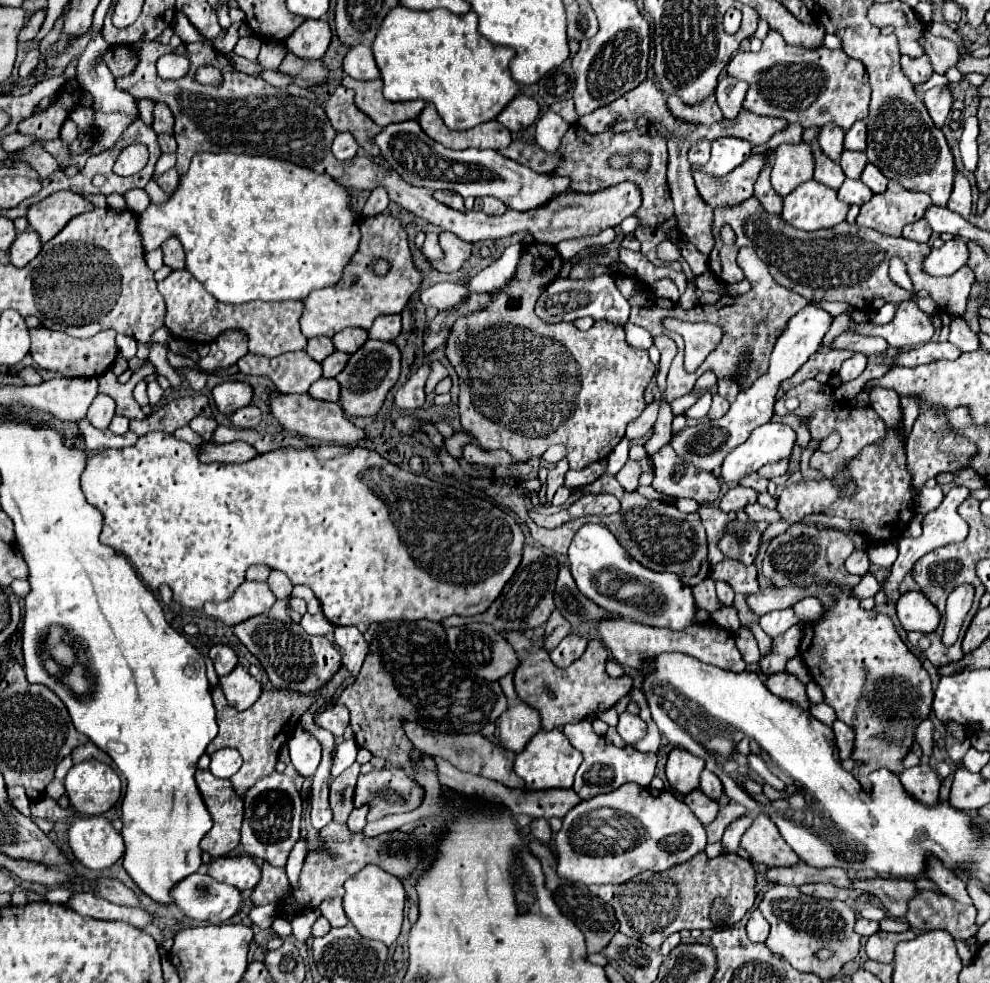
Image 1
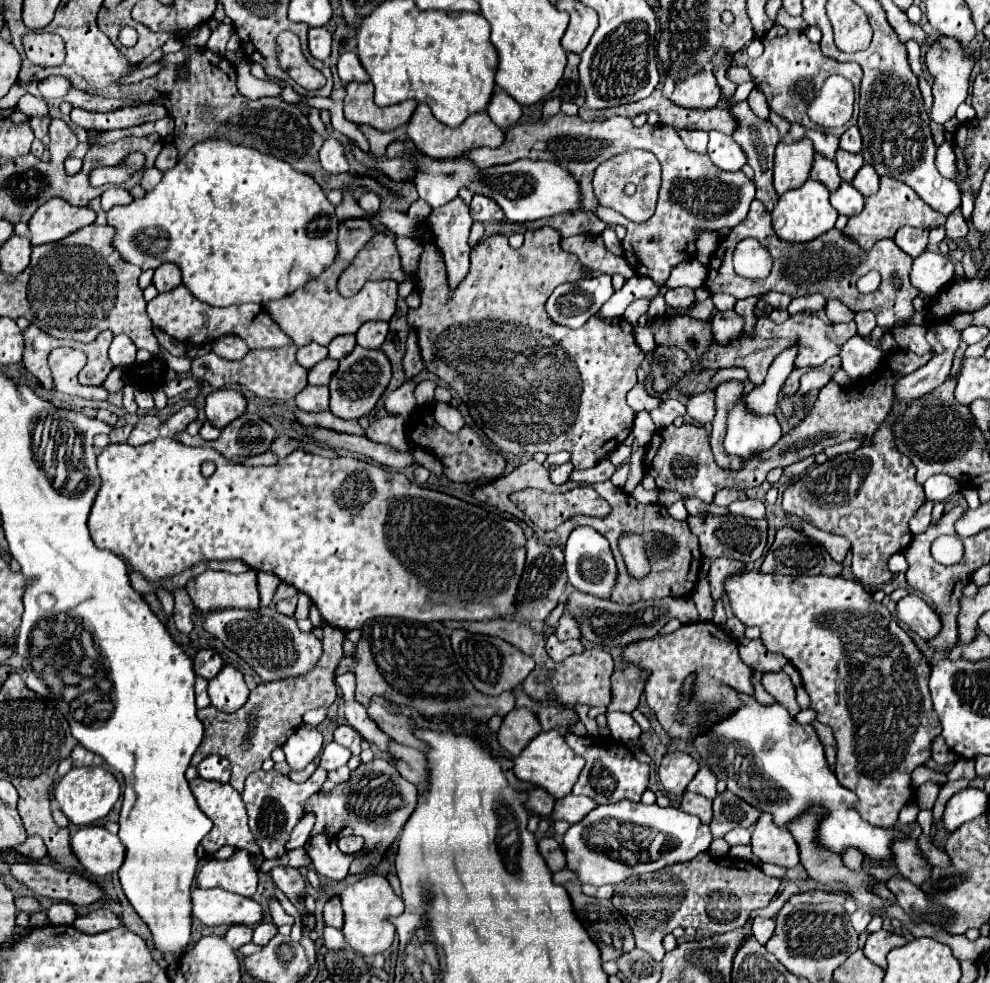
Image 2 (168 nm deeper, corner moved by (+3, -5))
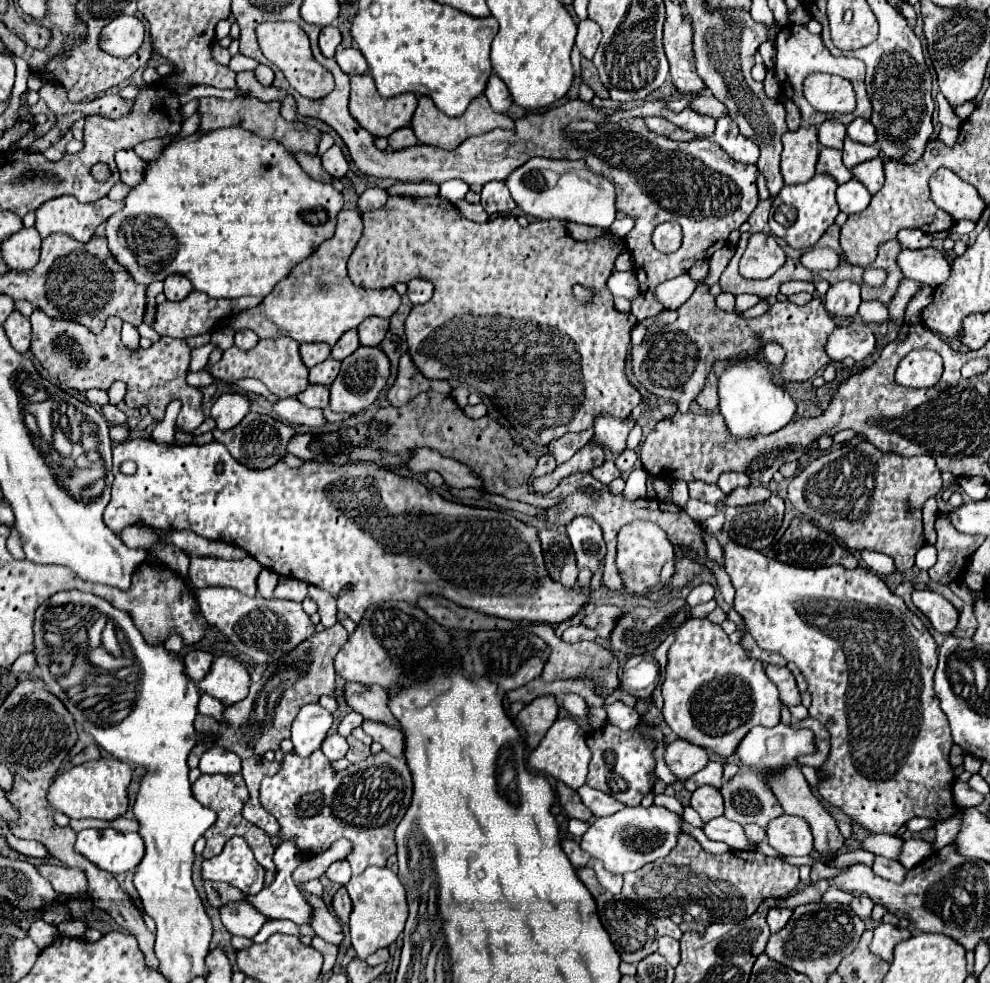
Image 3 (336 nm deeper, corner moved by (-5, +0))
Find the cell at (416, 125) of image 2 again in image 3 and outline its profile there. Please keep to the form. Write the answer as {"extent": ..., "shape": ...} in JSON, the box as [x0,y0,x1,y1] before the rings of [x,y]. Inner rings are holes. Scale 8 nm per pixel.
{"extent":[412,95,514,149],"shape":[[[484,95],[478,97],[478,99],[474,99],[470,103],[468,111],[464,115],[460,115],[460,117],[448,117],[442,111],[436,109],[436,105],[434,105],[434,101],[430,97],[420,97],[418,109],[416,109],[414,117],[412,117],[412,129],[414,129],[416,137],[418,137],[418,141],[422,145],[436,145],[436,141],[426,141],[426,139],[438,139],[438,145],[436,147],[442,147],[442,149],[456,149],[468,137],[488,133],[488,131],[492,131],[496,127],[512,129],[514,127],[514,121],[508,115],[504,115],[504,113],[492,111],[492,107],[490,107],[490,103],[488,103],[488,99]]]}

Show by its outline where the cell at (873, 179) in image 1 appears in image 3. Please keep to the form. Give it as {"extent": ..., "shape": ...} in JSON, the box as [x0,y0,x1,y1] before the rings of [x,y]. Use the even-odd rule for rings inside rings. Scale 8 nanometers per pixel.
{"extent":[852,157,884,195],"shape":[[[880,157],[872,159],[872,161],[864,161],[860,165],[856,165],[852,169],[852,175],[874,195],[876,191],[880,191],[882,183],[884,183],[884,161]]]}

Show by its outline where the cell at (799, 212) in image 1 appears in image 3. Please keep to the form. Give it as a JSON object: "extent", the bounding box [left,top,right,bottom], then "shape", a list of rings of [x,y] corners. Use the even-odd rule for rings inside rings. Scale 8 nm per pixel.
{"extent":[770,175,840,249],"shape":[[[814,175],[808,183],[786,185],[780,191],[780,195],[772,201],[772,207],[778,207],[782,203],[792,205],[798,211],[798,217],[790,227],[784,227],[784,225],[776,223],[774,217],[772,217],[770,219],[772,235],[782,237],[794,249],[810,249],[810,247],[814,247],[814,243],[824,235],[824,231],[834,223],[836,215],[840,213],[840,207],[836,203],[836,187],[838,187],[838,183],[830,175]]]}

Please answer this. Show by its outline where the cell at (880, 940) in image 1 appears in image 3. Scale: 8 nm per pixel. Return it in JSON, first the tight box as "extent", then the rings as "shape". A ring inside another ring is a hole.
{"extent":[870,923,910,963],"shape":[[[880,923],[876,929],[874,929],[874,939],[870,943],[870,951],[880,955],[884,961],[892,963],[892,951],[894,947],[900,943],[900,941],[906,941],[910,939],[910,931],[908,929],[902,929],[902,927],[894,927],[890,923]]]}

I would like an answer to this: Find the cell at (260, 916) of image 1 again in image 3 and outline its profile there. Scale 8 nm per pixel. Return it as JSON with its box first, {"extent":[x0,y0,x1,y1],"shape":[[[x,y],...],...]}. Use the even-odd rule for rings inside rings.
{"extent":[252,919,300,943],"shape":[[[268,919],[266,925],[262,925],[262,929],[258,931],[258,935],[252,939],[254,943],[260,943],[276,933],[292,933],[292,935],[300,935],[298,933],[298,925],[292,923],[292,921],[286,921],[286,919]]]}

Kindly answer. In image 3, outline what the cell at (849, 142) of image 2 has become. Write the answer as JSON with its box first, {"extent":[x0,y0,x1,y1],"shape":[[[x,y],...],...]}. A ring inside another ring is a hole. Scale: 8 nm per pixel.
{"extent":[848,119,876,145],"shape":[[[854,119],[854,121],[848,125],[848,137],[850,137],[852,141],[864,143],[864,145],[874,145],[874,143],[876,143],[876,129],[874,129],[872,123],[866,121],[866,119]]]}

